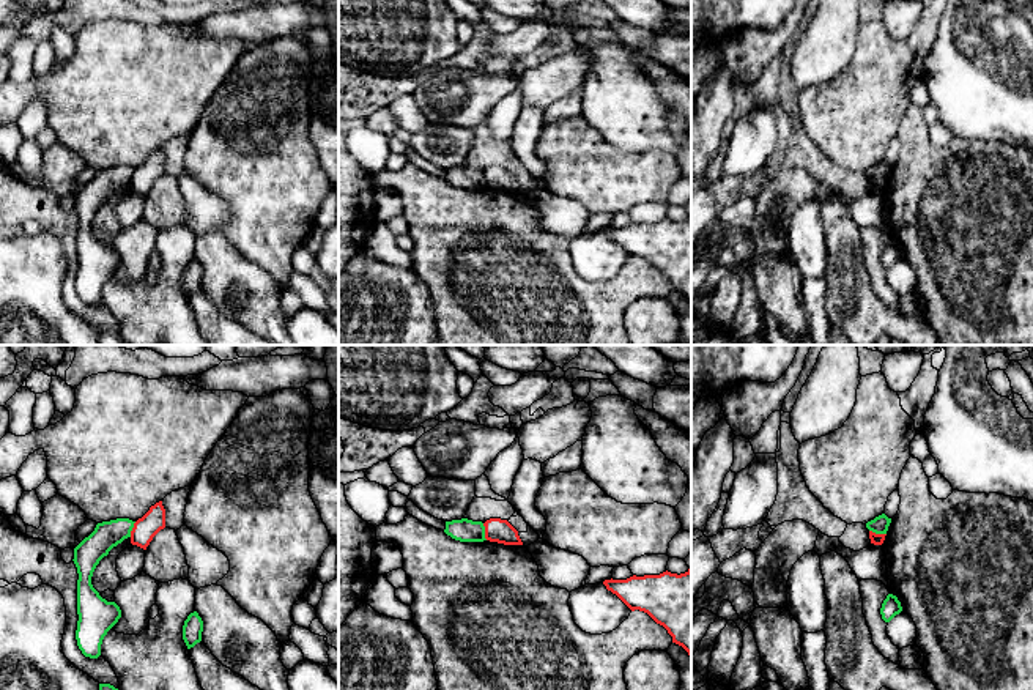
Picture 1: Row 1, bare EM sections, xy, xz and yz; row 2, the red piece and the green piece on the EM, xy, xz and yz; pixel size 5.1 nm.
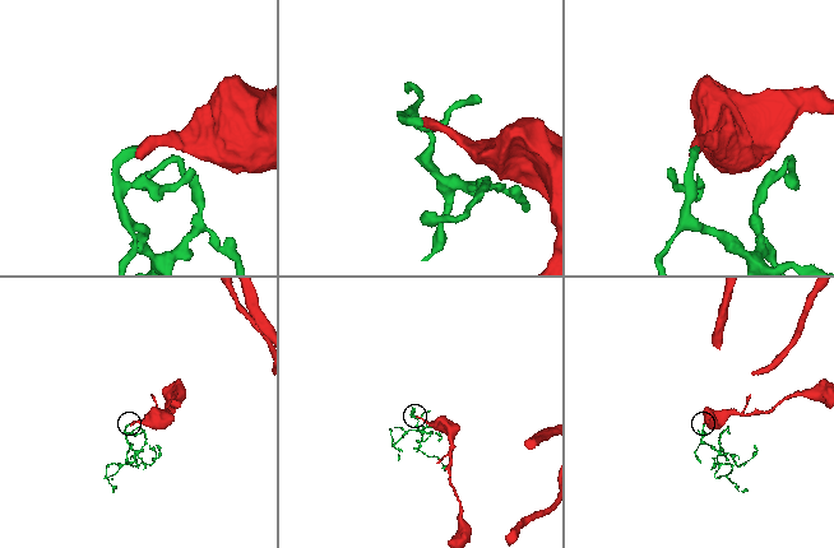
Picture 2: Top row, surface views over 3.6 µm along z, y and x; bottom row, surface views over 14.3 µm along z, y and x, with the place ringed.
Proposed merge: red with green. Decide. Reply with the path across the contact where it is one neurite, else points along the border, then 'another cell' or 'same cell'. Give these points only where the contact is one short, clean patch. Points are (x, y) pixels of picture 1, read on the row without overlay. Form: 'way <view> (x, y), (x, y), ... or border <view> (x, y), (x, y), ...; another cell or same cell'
border xz (482, 170), (487, 186); another cell

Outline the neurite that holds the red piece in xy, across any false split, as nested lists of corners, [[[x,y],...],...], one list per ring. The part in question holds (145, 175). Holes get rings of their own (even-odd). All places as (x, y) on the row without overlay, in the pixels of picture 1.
[[[159,148],[134,170],[134,175],[131,178],[131,191],[146,197],[153,184],[164,175],[165,156],[162,153],[162,148]]]

